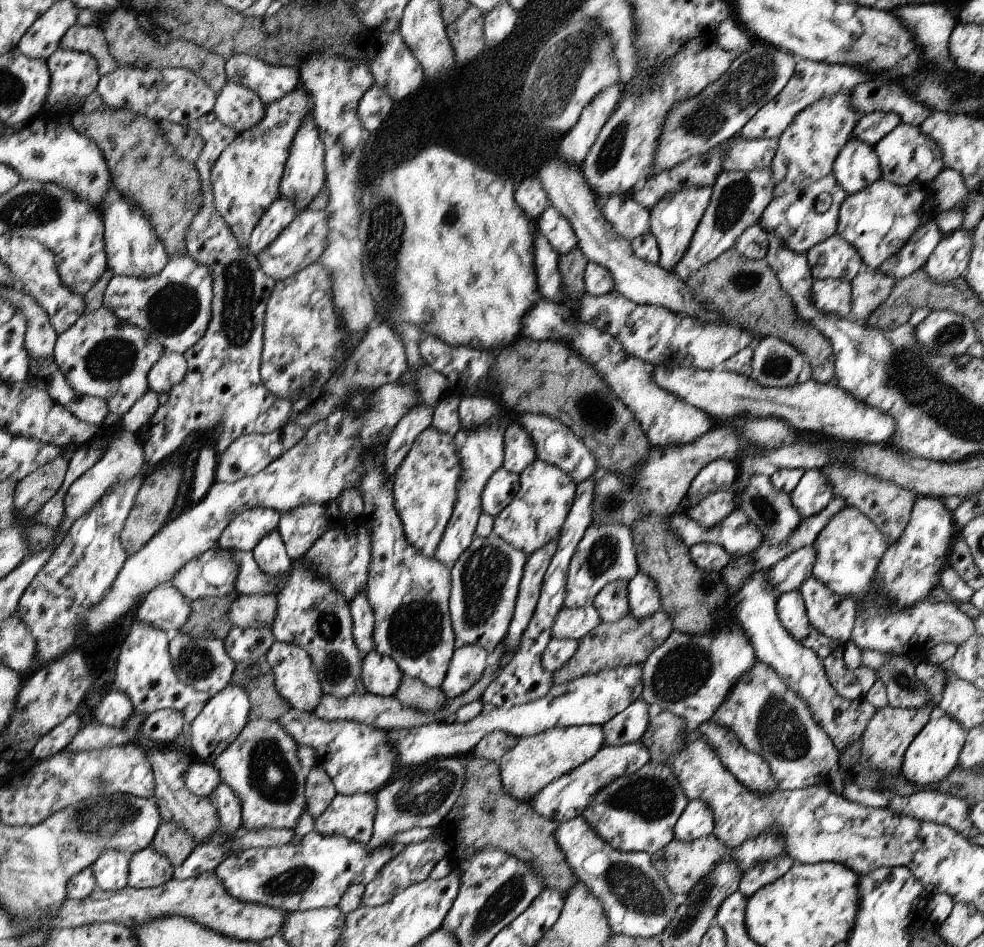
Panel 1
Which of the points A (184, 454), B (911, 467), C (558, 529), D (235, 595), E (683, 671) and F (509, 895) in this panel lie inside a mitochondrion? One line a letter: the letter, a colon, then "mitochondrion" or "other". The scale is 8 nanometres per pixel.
A: other
B: other
C: other
D: other
E: mitochondrion
F: mitochondrion

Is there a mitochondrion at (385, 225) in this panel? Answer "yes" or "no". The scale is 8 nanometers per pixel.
yes

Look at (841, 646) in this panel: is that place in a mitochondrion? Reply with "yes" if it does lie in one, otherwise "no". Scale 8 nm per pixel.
no

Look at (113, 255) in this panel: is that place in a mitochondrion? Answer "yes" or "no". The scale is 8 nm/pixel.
no

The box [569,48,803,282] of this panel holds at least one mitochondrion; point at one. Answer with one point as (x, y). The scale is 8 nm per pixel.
(751, 82)

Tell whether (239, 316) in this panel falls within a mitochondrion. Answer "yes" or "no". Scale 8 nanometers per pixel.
yes

